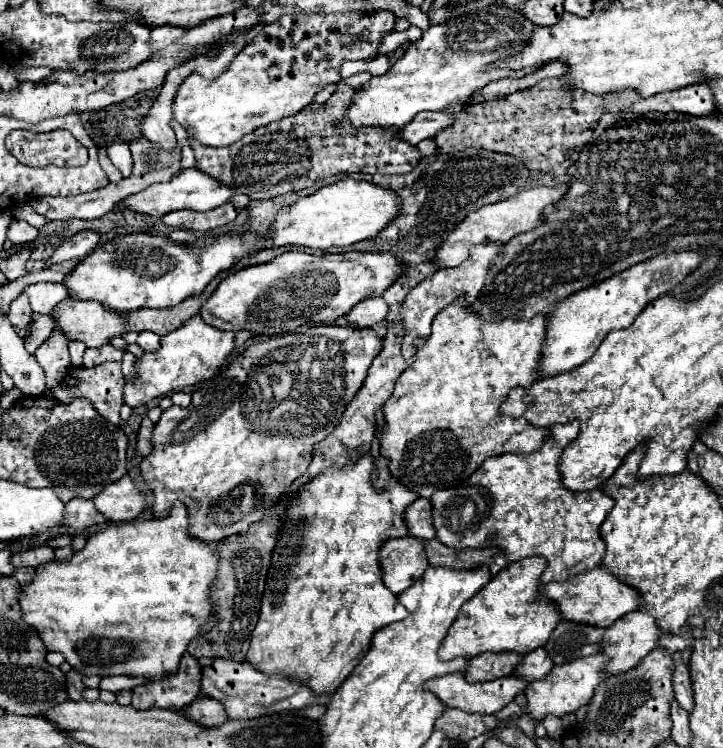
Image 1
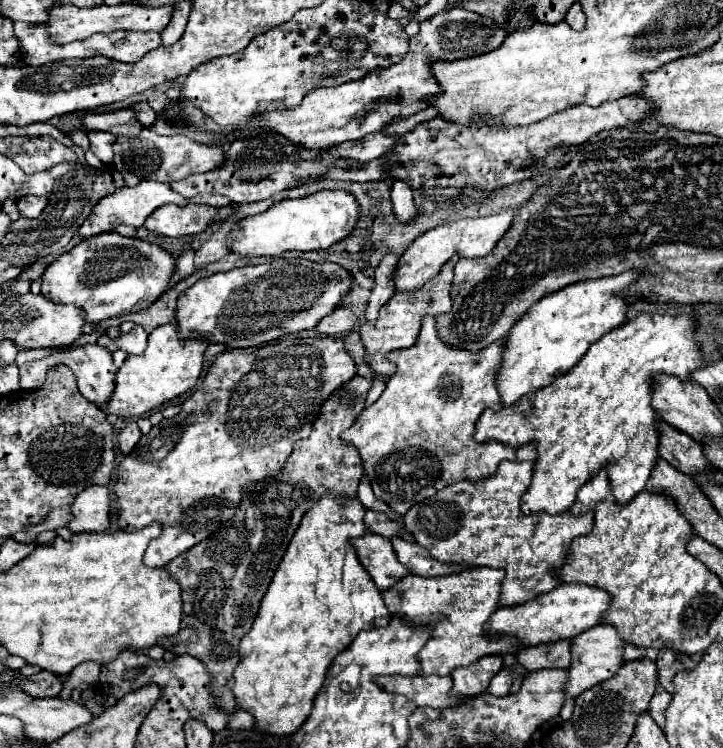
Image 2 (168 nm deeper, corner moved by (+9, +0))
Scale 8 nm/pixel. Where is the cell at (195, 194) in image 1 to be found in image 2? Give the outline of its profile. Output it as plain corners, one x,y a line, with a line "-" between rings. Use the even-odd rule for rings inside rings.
143,181
135,187
123,187
117,189
115,193
103,197
91,211
91,215
85,219
85,223
79,227
79,235
81,237
93,237
99,233
107,233
113,227
119,225
133,225
133,227
141,227
145,223
145,219
161,205
167,203
175,203
175,205
185,205
185,197
181,197
179,193
175,193
167,183
155,183
155,181

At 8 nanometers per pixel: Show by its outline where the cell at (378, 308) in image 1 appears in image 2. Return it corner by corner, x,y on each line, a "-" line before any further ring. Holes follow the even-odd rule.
335,309
331,315
323,317
321,323
317,323
315,331
321,337
325,337
325,335
339,335
339,333
351,331
355,323
357,323
357,317
353,315
353,311
349,311
349,309

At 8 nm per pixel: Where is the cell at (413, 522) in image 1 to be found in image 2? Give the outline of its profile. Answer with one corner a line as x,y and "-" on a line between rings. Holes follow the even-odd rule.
367,511
365,513
365,523
367,523
367,529
371,533
377,533
377,535
387,537
387,539
399,535
399,531
403,529
401,519
397,523
395,521
389,521
383,513
377,513
377,511

